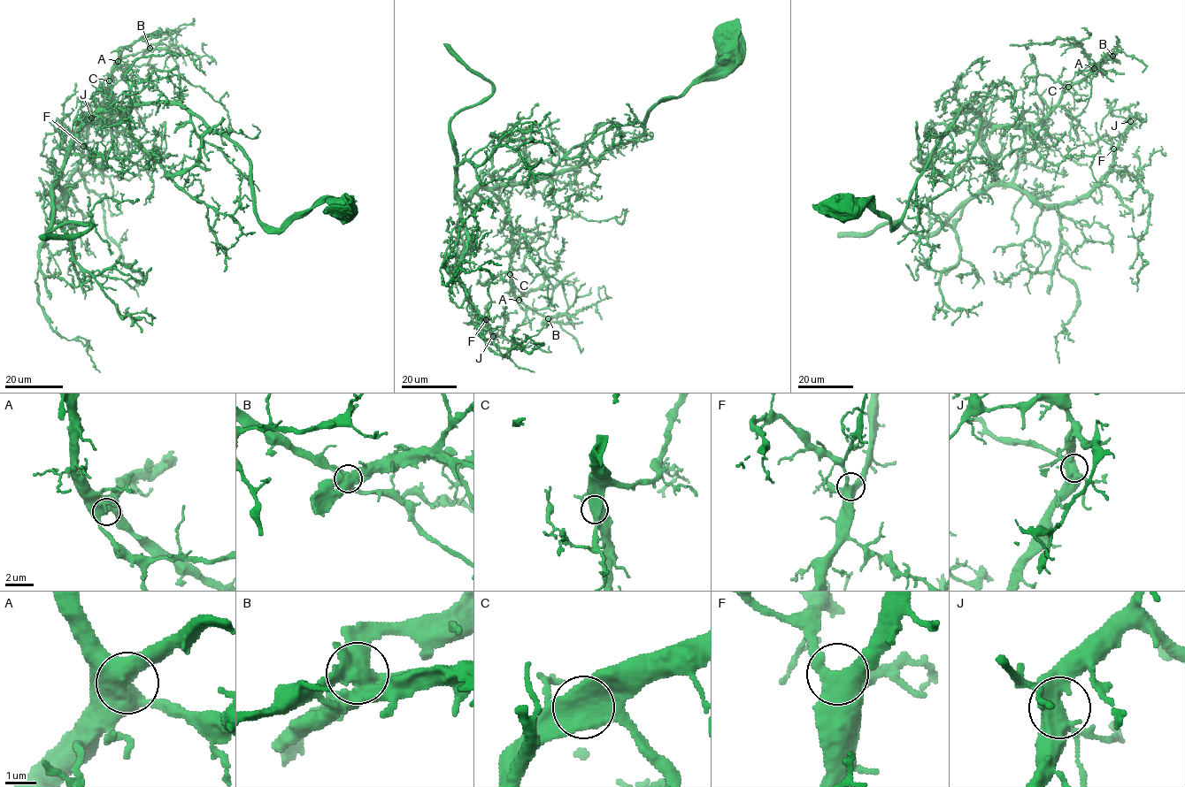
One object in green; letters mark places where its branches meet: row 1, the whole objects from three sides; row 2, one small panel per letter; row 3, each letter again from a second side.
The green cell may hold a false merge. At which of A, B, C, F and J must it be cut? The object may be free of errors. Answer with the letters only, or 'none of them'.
B

